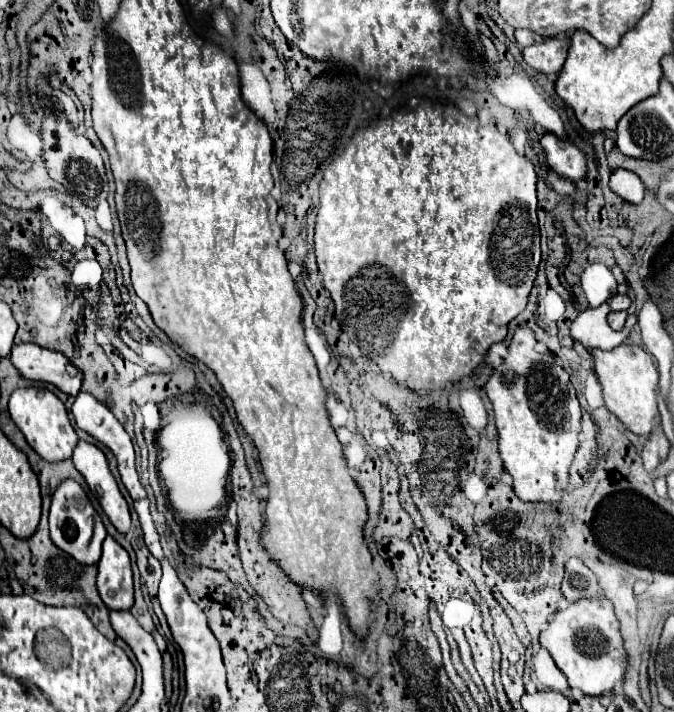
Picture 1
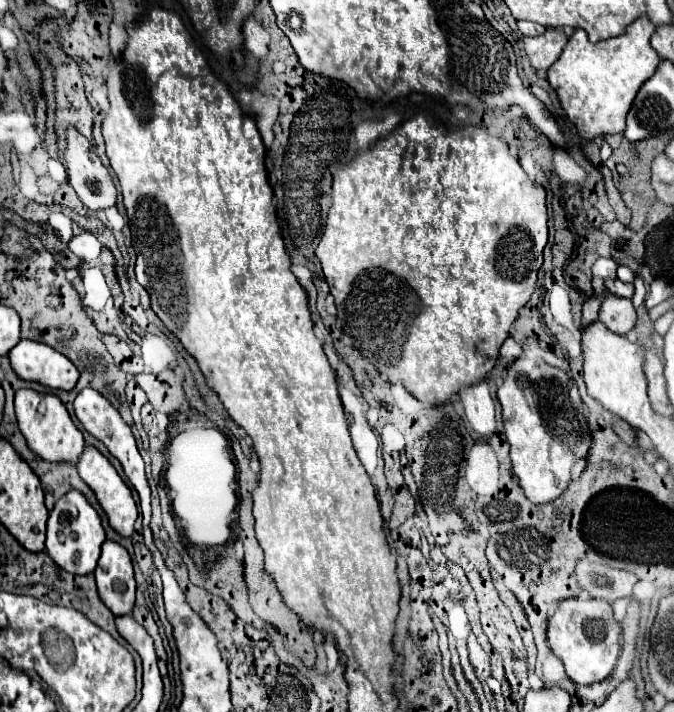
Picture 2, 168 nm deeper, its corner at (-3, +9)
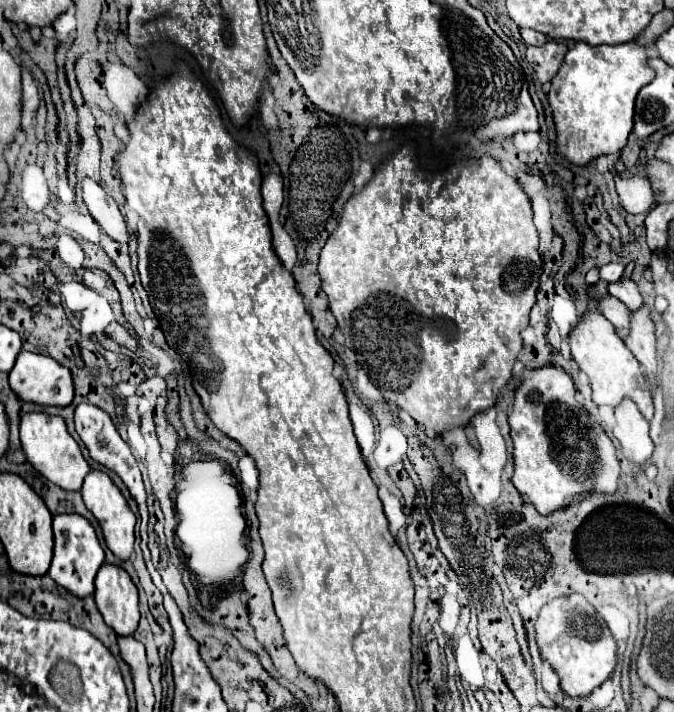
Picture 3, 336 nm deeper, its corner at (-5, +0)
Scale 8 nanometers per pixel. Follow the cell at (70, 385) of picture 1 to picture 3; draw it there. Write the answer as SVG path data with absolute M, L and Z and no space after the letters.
M22 352L14 364L14 368L8 374L8 382L12 392L24 400L24 402L34 402L40 406L68 406L74 398L74 384L72 384L72 374L68 368L52 360L50 356L40 356L32 352Z

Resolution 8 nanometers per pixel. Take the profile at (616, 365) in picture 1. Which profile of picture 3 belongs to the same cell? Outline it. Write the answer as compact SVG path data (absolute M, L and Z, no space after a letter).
M586 310L582 314L576 328L572 328L572 332L568 334L568 344L572 348L572 358L576 360L580 370L586 372L590 378L594 402L598 406L608 404L614 408L622 402L624 396L630 396L640 406L640 412L648 420L652 420L654 404L652 404L652 394L650 394L650 388L646 384L642 366L634 358L634 354L626 348L624 340L616 334L614 326L598 310Z

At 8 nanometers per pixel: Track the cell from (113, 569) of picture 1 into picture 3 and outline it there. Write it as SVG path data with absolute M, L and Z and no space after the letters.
M104 564L96 574L96 606L104 622L118 634L134 634L138 628L138 590L126 570Z

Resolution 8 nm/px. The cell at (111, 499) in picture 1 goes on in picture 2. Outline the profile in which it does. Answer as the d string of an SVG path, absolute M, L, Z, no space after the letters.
M88 445L84 451L82 451L82 457L78 459L76 463L78 467L78 473L80 477L88 483L88 487L96 493L102 509L106 511L108 515L108 521L110 525L124 537L130 537L134 533L134 521L138 517L138 509L136 509L136 503L132 499L132 491L128 489L128 485L120 479L120 475L116 473L116 469L112 467L112 463L92 445Z

